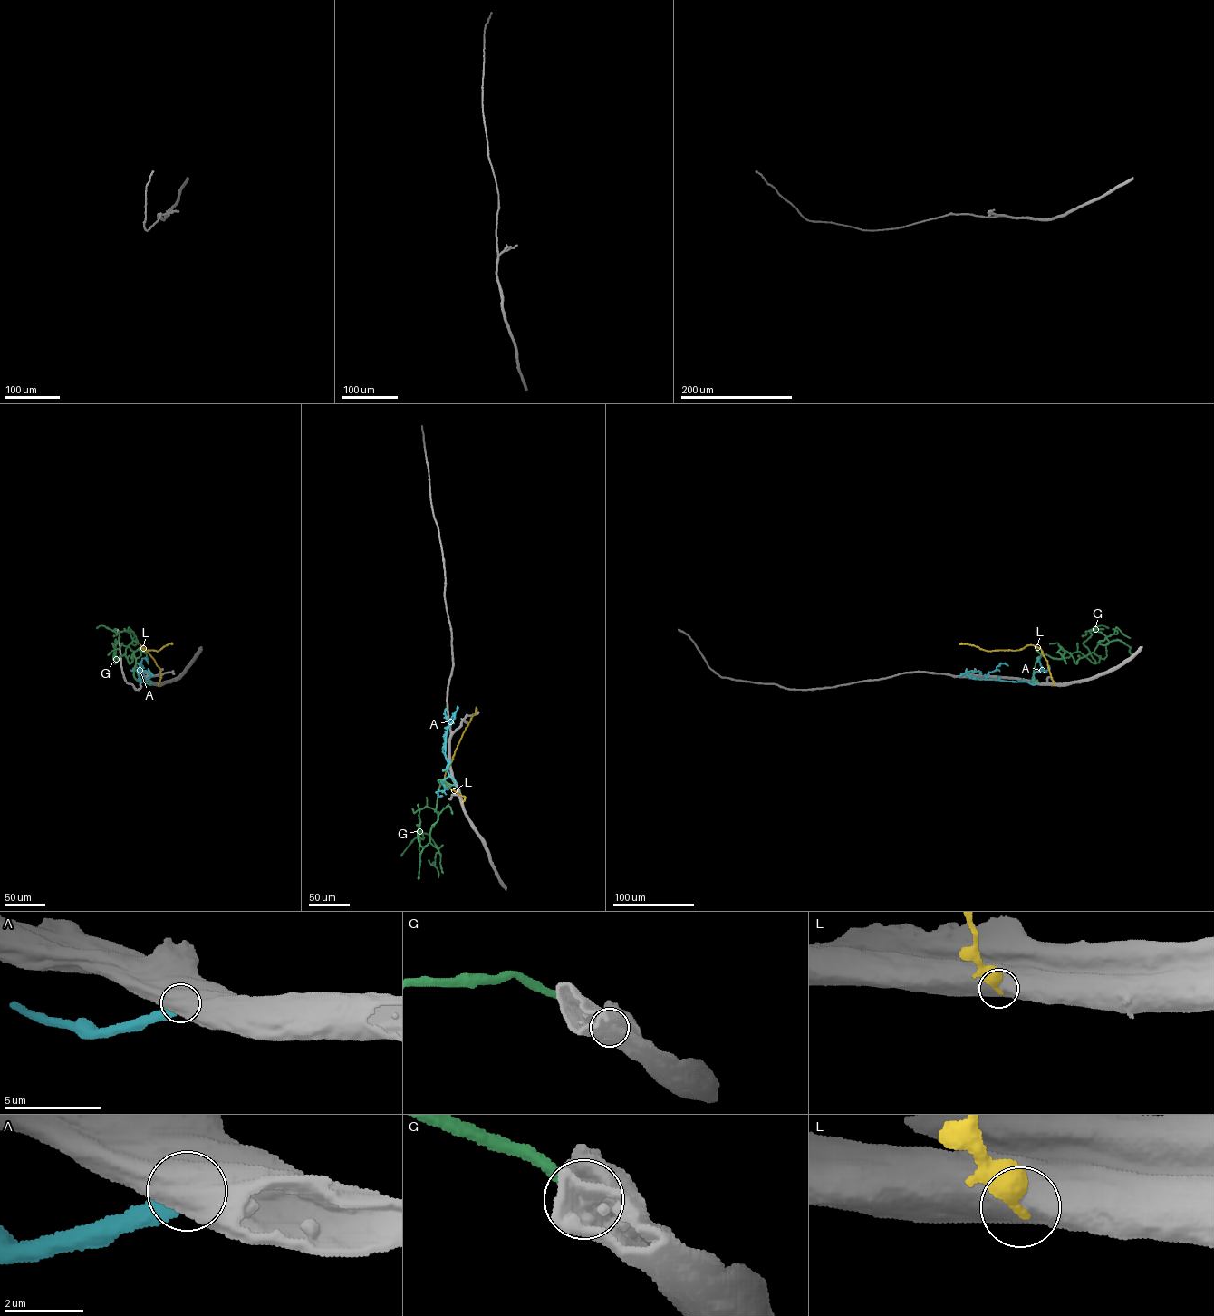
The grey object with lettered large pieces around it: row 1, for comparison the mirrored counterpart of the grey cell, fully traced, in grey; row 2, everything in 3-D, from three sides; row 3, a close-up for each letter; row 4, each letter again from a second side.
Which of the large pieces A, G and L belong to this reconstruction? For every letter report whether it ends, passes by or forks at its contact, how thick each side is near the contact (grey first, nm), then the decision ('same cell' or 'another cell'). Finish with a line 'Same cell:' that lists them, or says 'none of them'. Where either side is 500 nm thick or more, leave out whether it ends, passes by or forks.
A: 750 nm thick on the grey side, 600 nm on the other; another cell
G: 850 nm thick on the grey side, 480 nm on the other; another cell
L: 800 nm thick on the grey side, 480 nm on the other; another cell
Same cell: none of them

